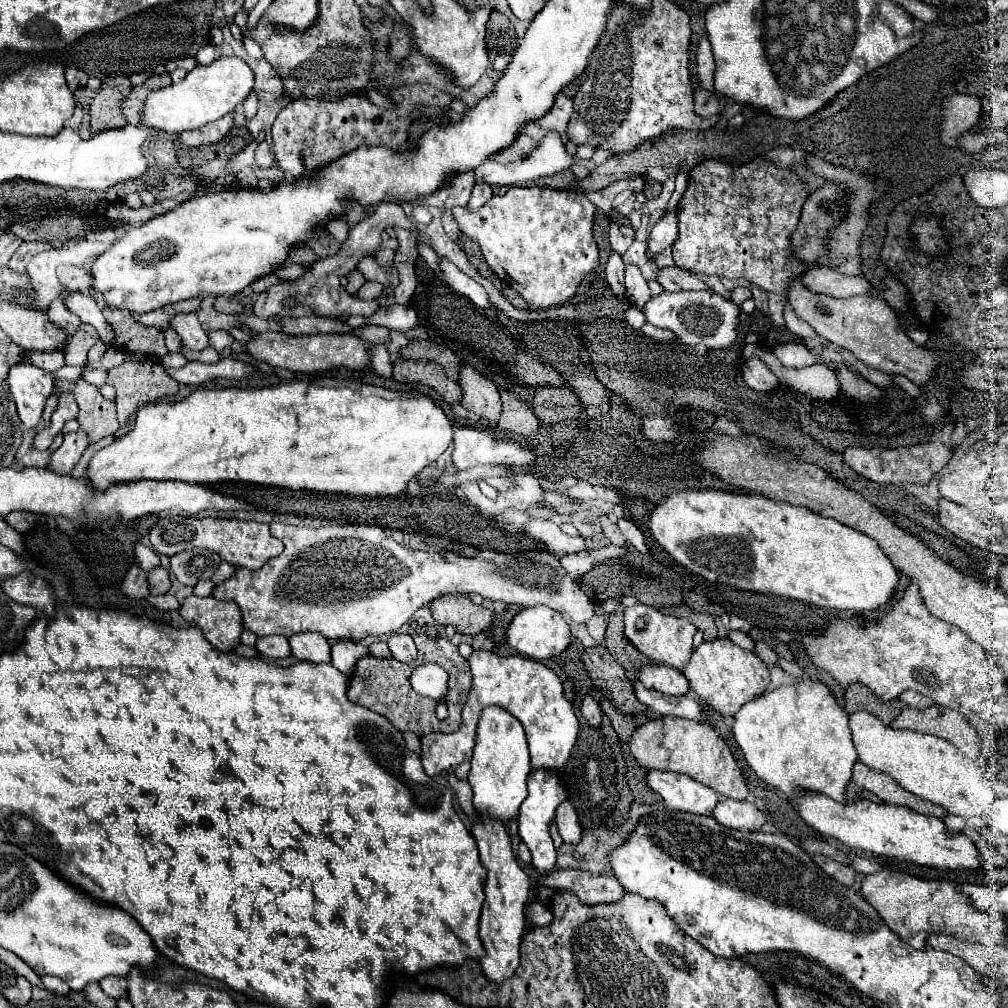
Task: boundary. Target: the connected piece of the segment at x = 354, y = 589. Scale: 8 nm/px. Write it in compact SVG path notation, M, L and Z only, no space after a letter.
M272 523L270 525L270 531L274 537L282 539L284 543L284 551L280 553L280 557L274 557L270 559L262 569L258 571L250 571L250 569L236 569L234 575L230 579L226 579L224 583L216 585L214 591L212 591L212 597L214 599L232 599L236 601L236 605L240 607L240 613L242 613L242 625L244 629L256 633L258 637L264 637L264 635L284 635L284 637L290 637L294 633L302 633L302 631L318 631L322 633L324 637L328 639L350 639L350 641L356 641L356 639L364 639L364 637L384 637L384 635L390 635L394 631L398 631L410 617L416 609L420 609L422 605L434 601L438 595L446 595L446 593L464 593L464 595L470 595L470 593L480 593L482 597L490 599L490 601L502 601L502 603L512 603L512 605L520 605L520 607L532 607L532 605L546 605L558 613L564 613L568 615L570 619L574 619L576 623L586 623L590 621L590 617L594 615L594 605L592 601L582 593L580 585L574 583L566 571L560 567L560 561L550 555L550 553L540 553L540 551L530 551L530 553L514 553L514 555L506 555L506 553L498 553L498 551L482 551L478 557L470 559L470 557L464 557L464 555L458 555L458 553L452 553L452 551L412 551L412 549L406 549L402 545L398 545L390 535L386 535L384 529L376 527L376 525L340 525L340 527L318 527L318 529L310 529L310 527L296 527L296 525L284 525L284 523Z

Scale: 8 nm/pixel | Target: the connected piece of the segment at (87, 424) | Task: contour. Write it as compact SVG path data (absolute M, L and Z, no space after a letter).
M84 379L76 381L56 381L60 391L72 391L80 413L78 413L78 423L82 431L86 431L90 443L96 443L108 435L114 435L118 431L118 421L116 421L116 407L112 401L104 399L100 389L86 383Z

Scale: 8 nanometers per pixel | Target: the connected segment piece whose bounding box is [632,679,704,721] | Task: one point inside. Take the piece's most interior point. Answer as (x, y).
(688, 706)

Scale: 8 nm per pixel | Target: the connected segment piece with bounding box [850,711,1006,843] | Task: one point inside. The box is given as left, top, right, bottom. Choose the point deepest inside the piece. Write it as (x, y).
(929, 767)

